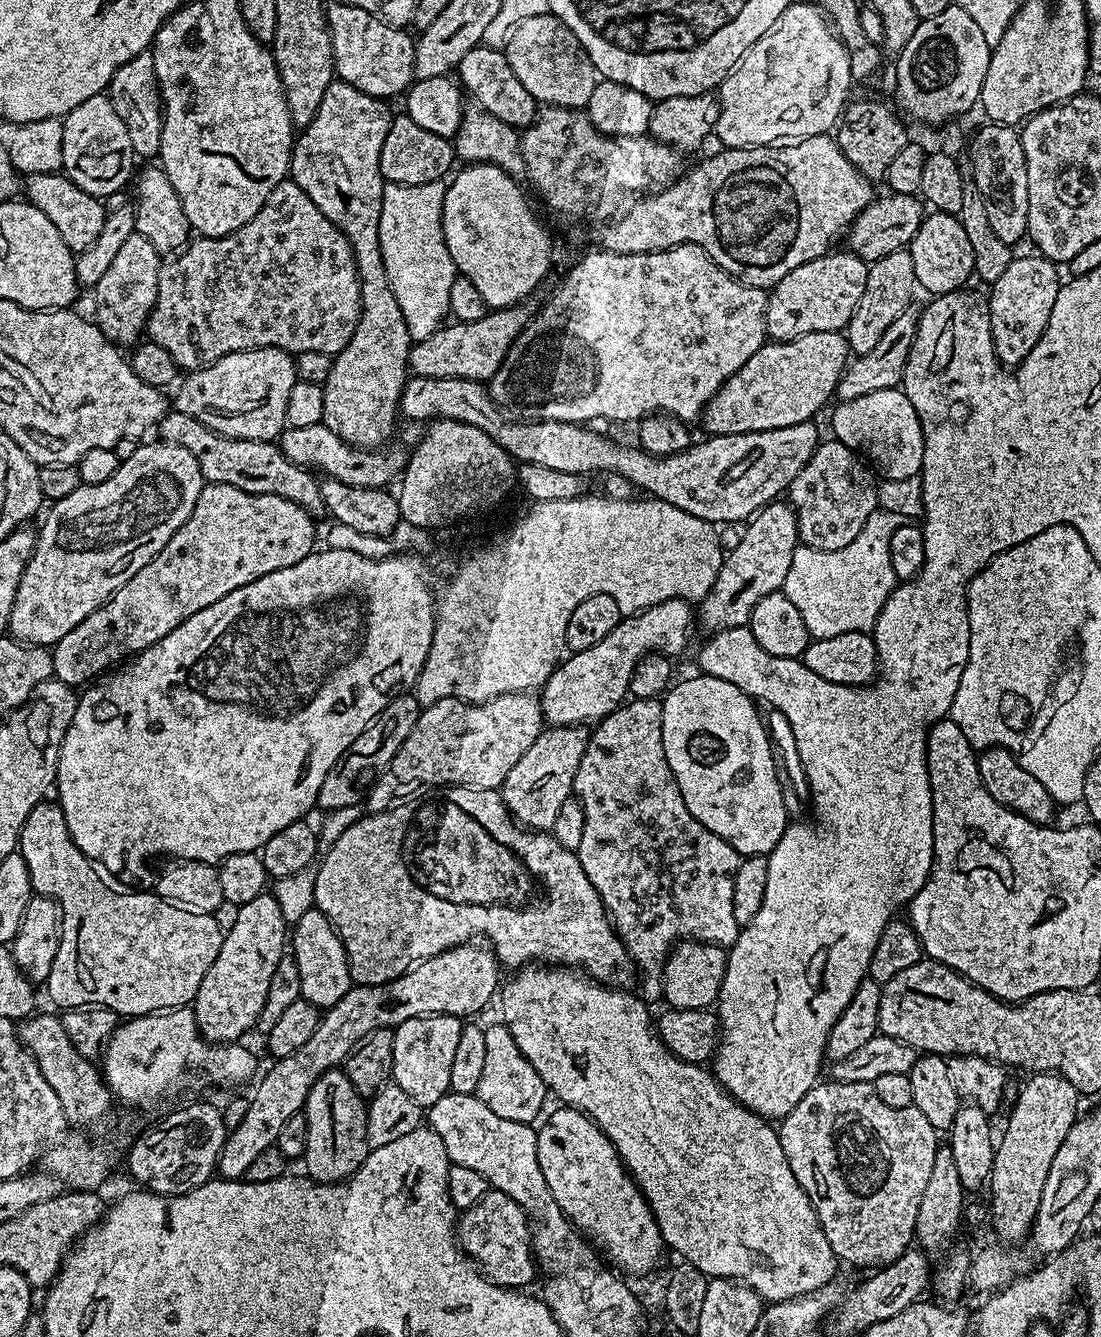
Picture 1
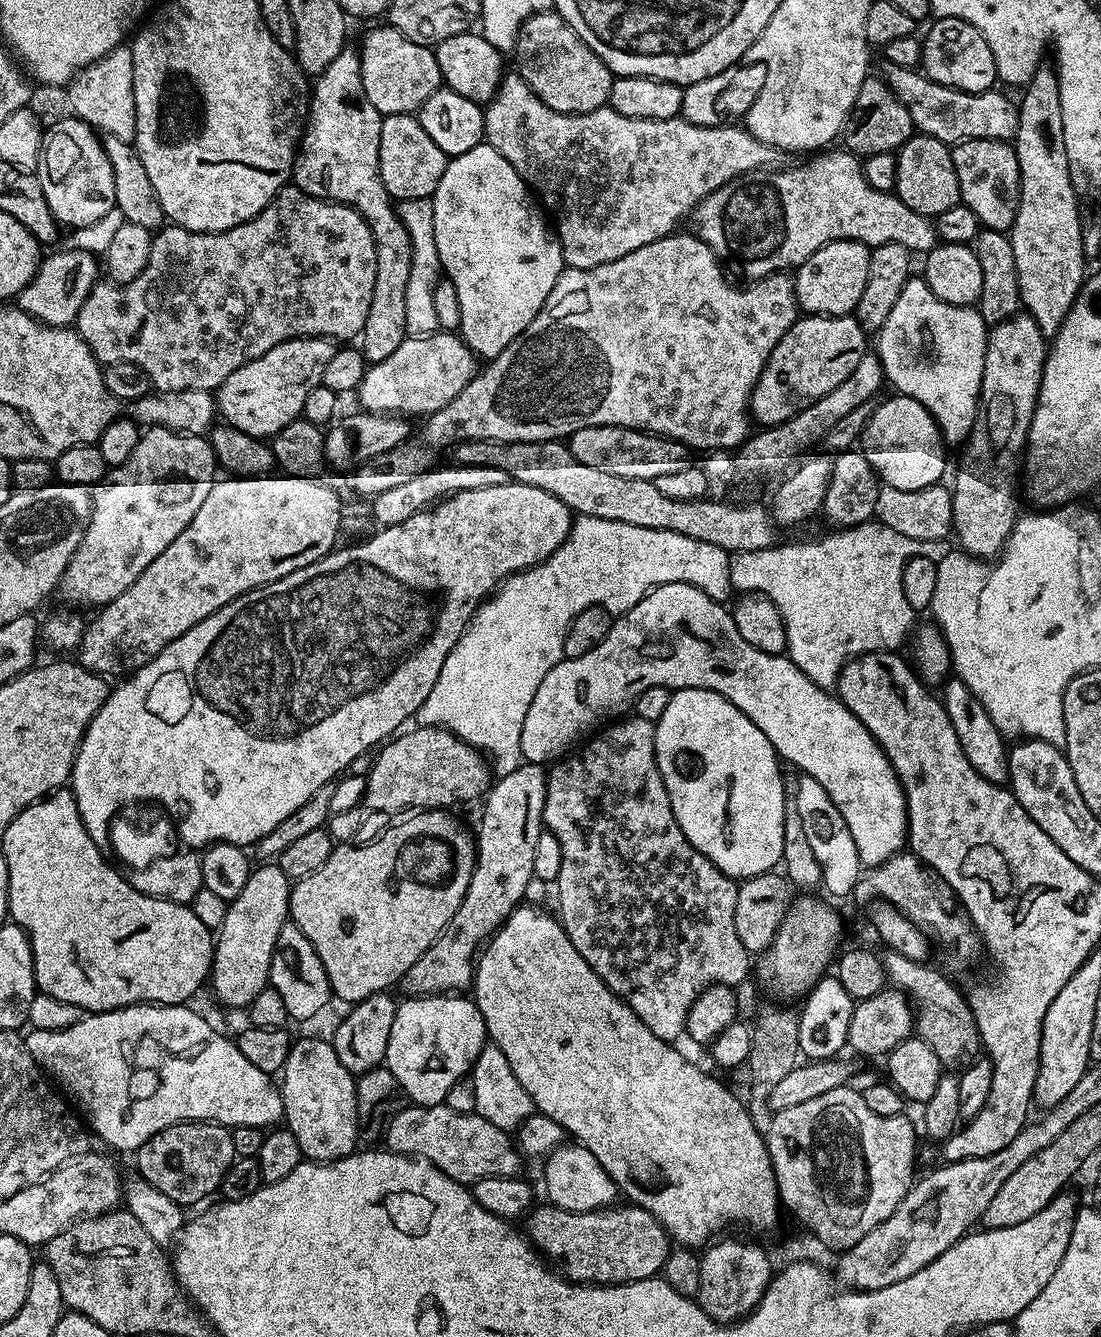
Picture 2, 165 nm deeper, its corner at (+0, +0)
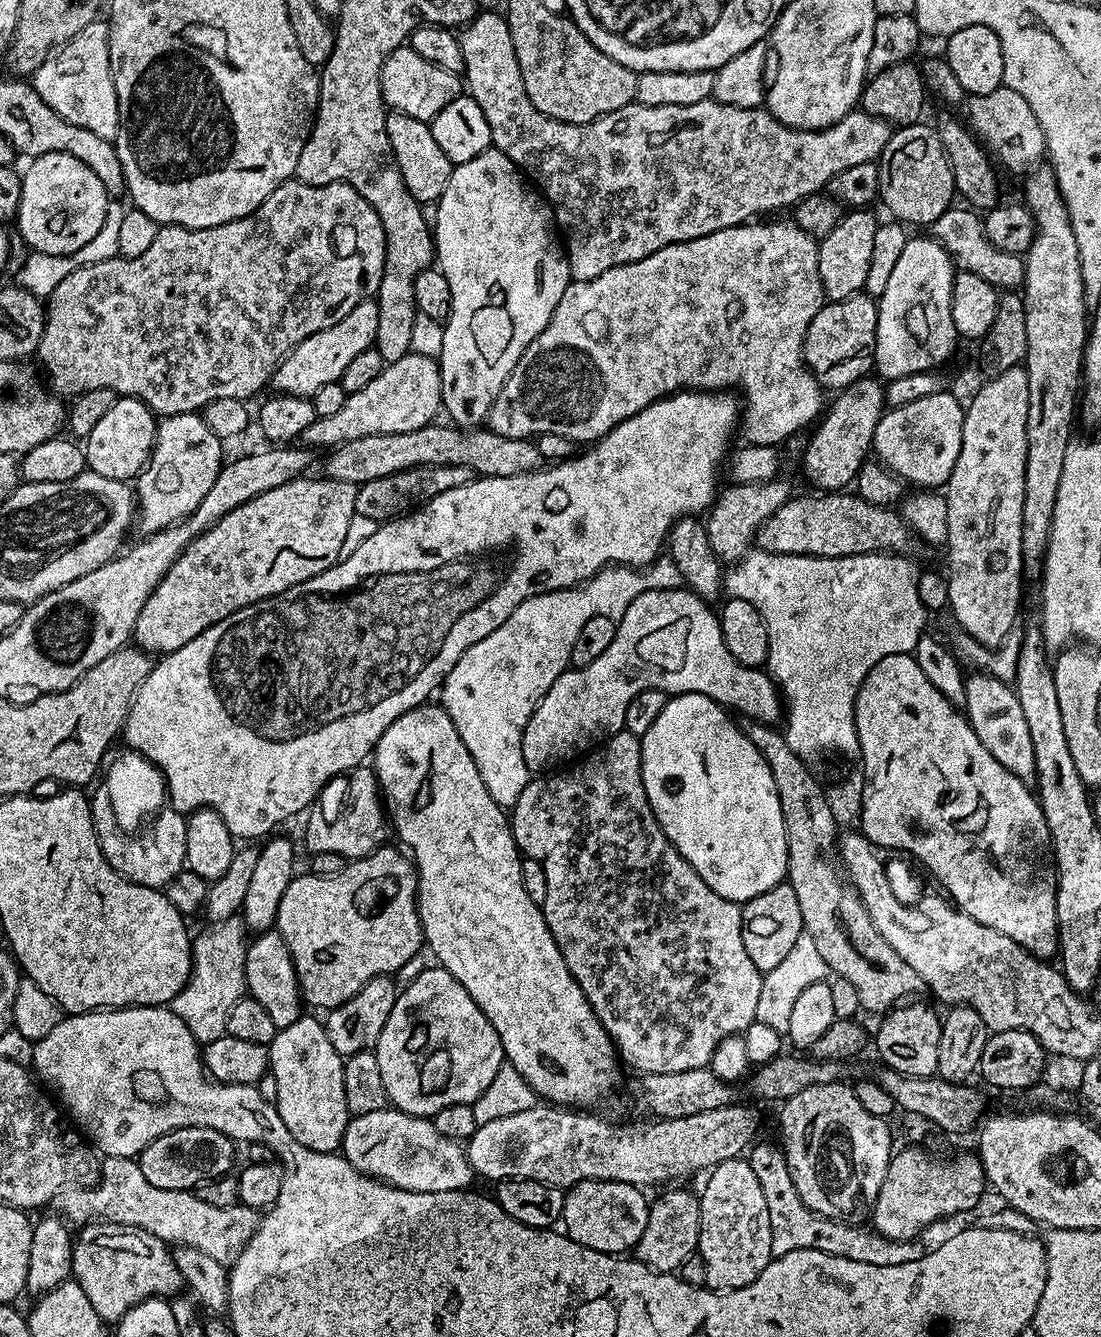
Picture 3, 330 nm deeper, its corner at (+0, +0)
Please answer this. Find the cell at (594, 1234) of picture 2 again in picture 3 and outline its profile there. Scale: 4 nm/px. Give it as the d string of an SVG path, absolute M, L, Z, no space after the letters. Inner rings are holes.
M672 1186L661 1194L657 1200L653 1199L648 1205L648 1217L646 1218L646 1230L642 1230L642 1238L638 1238L634 1249L635 1259L640 1260L648 1268L655 1272L679 1273L682 1262L686 1258L697 1255L698 1234L700 1233L700 1198L695 1191L687 1192L684 1188Z

